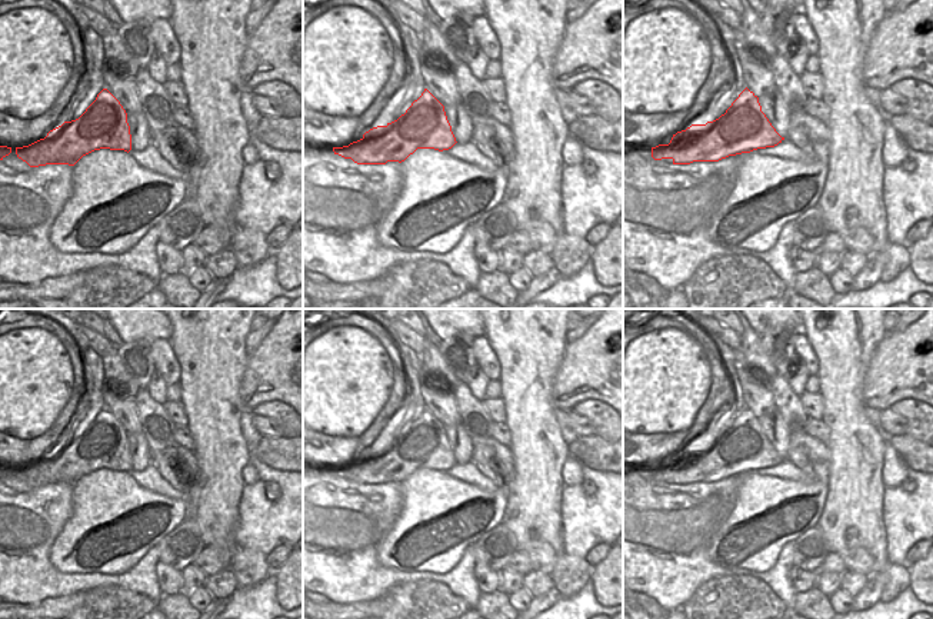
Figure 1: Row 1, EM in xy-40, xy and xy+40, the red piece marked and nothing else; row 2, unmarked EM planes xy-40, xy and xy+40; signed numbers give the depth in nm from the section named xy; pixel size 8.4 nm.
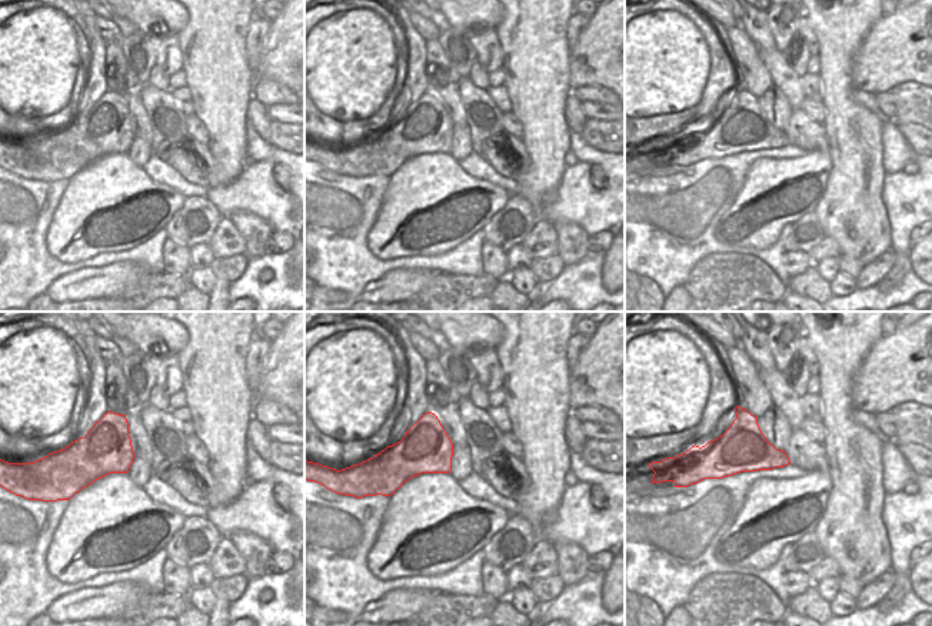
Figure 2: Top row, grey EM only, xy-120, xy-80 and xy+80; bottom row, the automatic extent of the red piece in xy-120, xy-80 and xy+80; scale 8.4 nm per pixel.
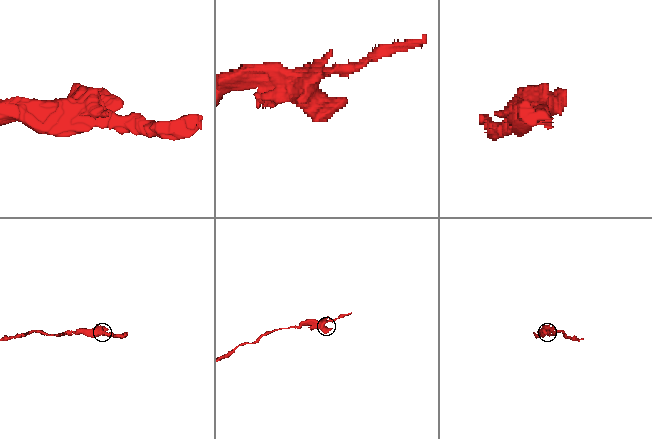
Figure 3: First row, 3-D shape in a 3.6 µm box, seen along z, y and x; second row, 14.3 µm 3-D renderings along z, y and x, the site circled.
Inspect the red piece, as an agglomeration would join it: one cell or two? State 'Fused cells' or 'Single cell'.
Fused cells

